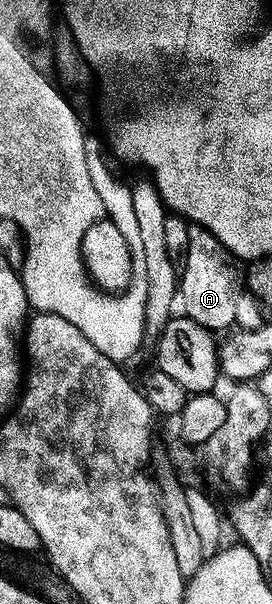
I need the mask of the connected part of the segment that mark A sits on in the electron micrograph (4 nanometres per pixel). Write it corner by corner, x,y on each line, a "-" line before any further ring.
200,224
187,225
183,248
184,268
182,264
178,272
178,300
181,305
184,303
183,315
189,316
213,334
231,329
234,325
234,298
242,288
242,268
239,268
241,265
237,257

